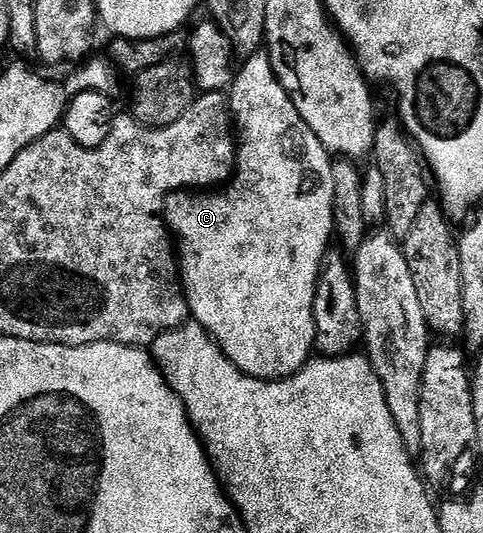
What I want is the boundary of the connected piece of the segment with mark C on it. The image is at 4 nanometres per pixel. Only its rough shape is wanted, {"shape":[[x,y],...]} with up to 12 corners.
{"shape":[[265,51],[238,162],[166,197],[190,315],[244,374],[315,351],[332,156]]}

